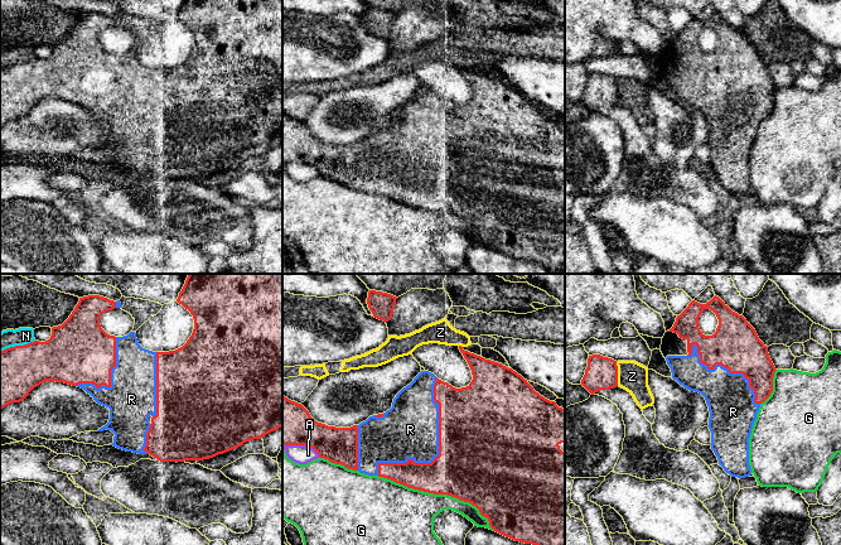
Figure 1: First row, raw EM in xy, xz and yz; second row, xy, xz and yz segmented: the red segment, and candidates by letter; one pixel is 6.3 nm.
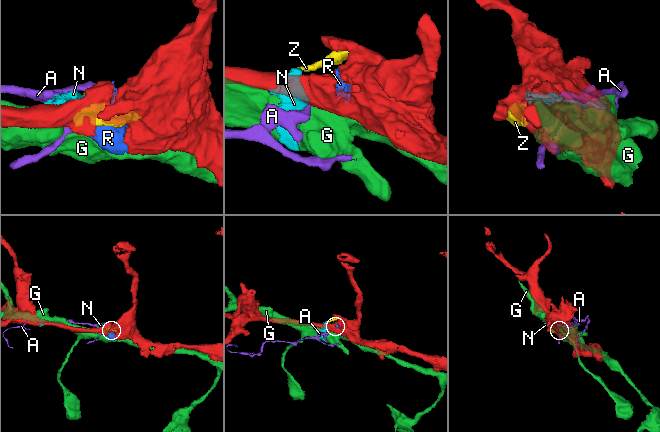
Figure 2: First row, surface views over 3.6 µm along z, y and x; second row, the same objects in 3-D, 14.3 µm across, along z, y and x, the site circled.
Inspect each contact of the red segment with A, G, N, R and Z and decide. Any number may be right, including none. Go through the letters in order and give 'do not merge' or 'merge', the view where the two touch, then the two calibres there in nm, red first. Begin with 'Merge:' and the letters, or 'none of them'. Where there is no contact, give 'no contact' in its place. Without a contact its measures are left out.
Merge: R
A: do not merge; meets red in xz; 300 nm thick on the red side, 120 nm on the other
G: do not merge; meets red in xz; 420 nm thick on the red side, 340 nm on the other
N: do not merge; meets red in xy; 360 nm thick on the red side, 120 nm on the other
R: merge; meets red in xz; 500 nm thick on the red side, 360 nm on the other
Z: do not merge; meets red in yz; 200 nm thick on the red side, 190 nm on the other

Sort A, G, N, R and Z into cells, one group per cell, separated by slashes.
A / G / N Z / R

